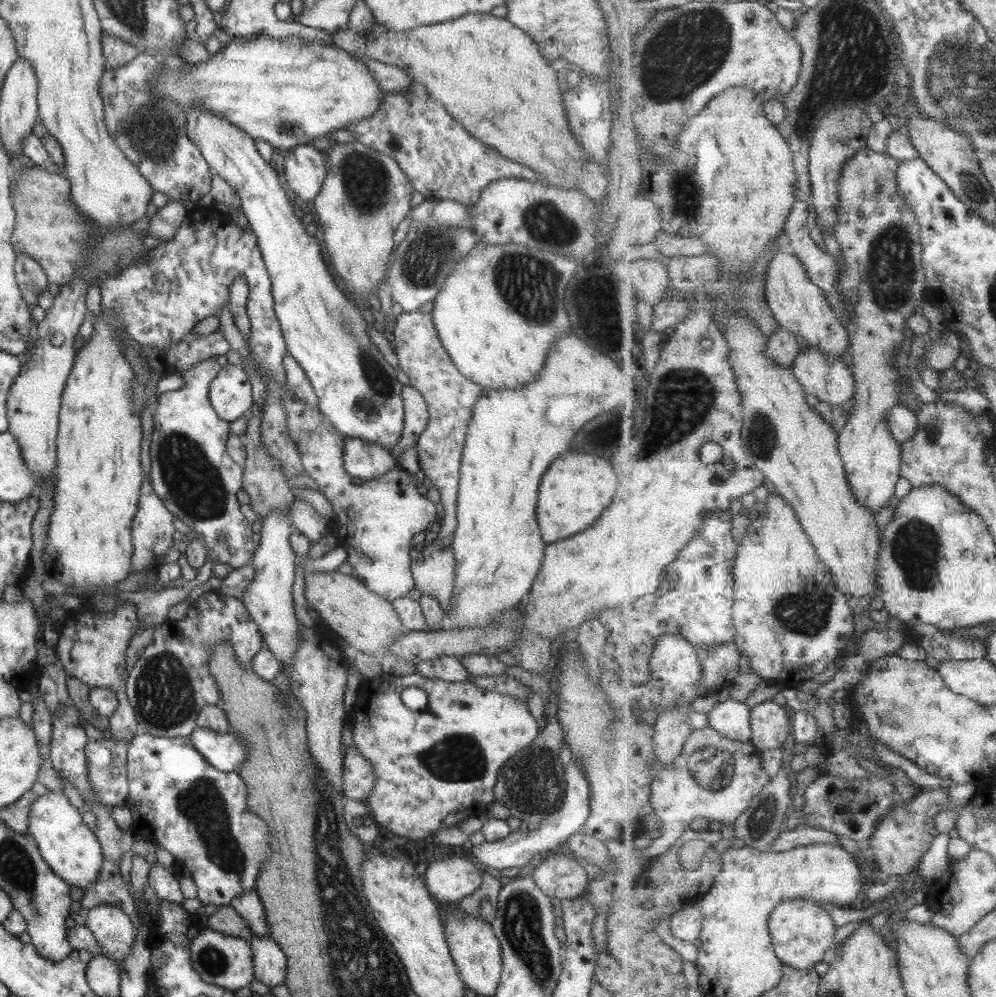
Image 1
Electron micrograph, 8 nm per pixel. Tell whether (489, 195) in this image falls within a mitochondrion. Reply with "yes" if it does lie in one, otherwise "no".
no

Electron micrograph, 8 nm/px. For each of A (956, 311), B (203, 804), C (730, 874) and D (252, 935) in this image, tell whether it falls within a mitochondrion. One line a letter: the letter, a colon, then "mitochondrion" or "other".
A: other
B: mitochondrion
C: other
D: other

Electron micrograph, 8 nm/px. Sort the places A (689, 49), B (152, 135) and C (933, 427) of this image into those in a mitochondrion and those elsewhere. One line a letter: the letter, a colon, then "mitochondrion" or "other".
A: mitochondrion
B: mitochondrion
C: mitochondrion

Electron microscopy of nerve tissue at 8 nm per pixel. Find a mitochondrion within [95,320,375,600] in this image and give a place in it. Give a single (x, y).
(194, 484)

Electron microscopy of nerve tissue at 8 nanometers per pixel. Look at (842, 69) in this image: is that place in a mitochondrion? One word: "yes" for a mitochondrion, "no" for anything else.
yes

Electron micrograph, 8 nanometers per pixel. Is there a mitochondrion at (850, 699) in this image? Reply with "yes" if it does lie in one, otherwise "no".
no

